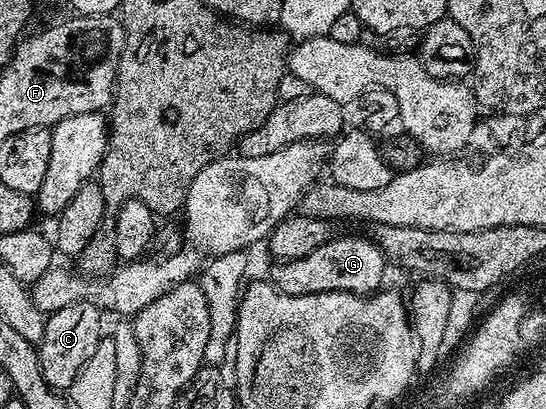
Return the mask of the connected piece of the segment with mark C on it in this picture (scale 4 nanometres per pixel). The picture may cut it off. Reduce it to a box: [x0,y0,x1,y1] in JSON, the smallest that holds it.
[37,303,104,393]

